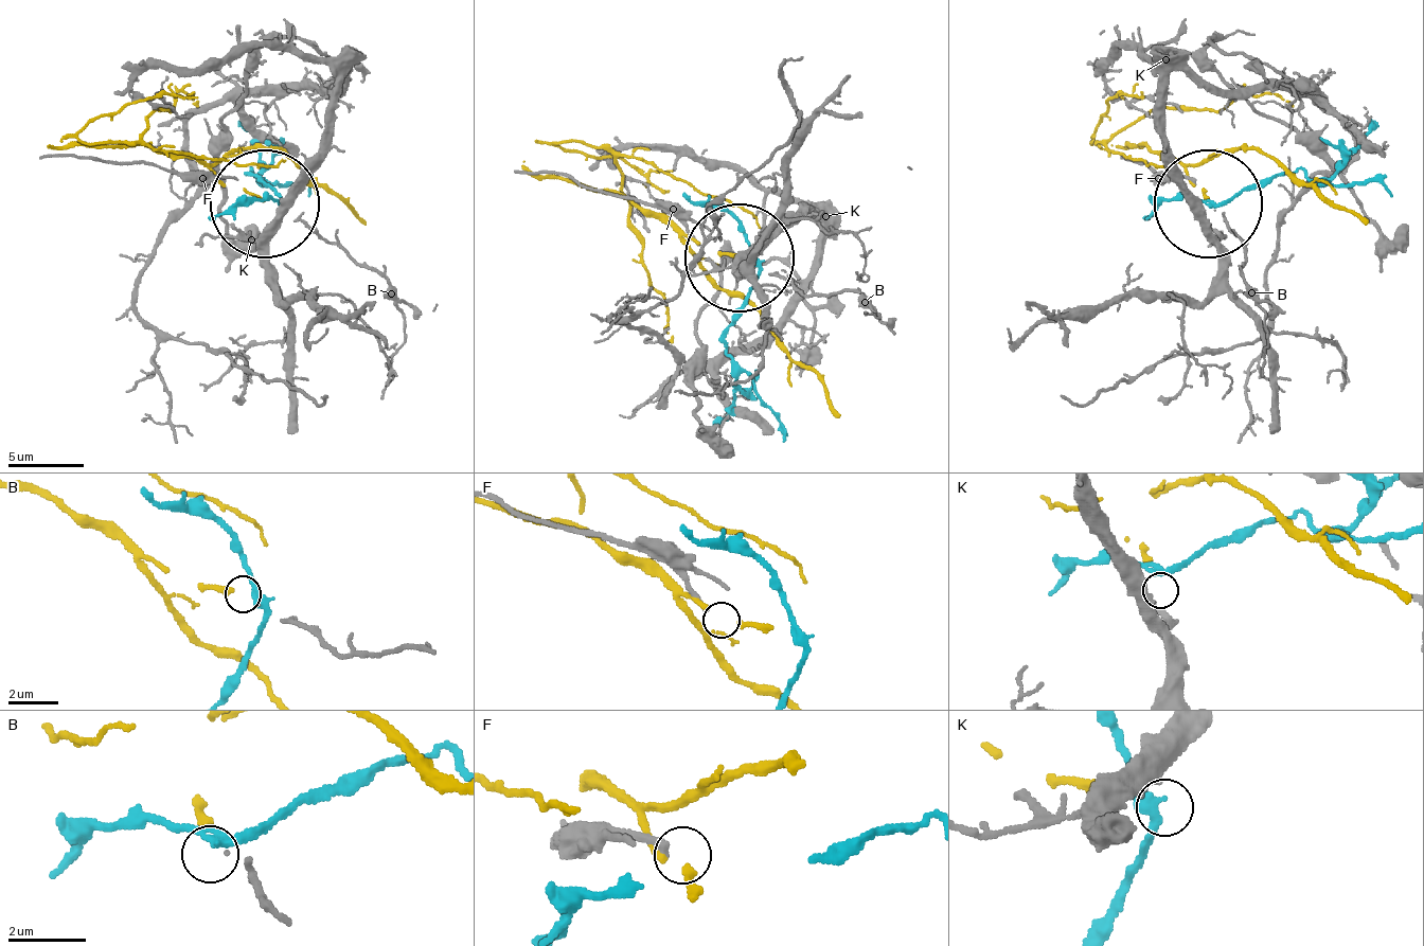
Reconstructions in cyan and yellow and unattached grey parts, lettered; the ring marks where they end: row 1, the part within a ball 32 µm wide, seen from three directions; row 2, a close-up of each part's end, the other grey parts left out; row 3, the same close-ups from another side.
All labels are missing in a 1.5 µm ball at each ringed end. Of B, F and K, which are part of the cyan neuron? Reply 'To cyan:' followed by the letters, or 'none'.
To cyan: none

